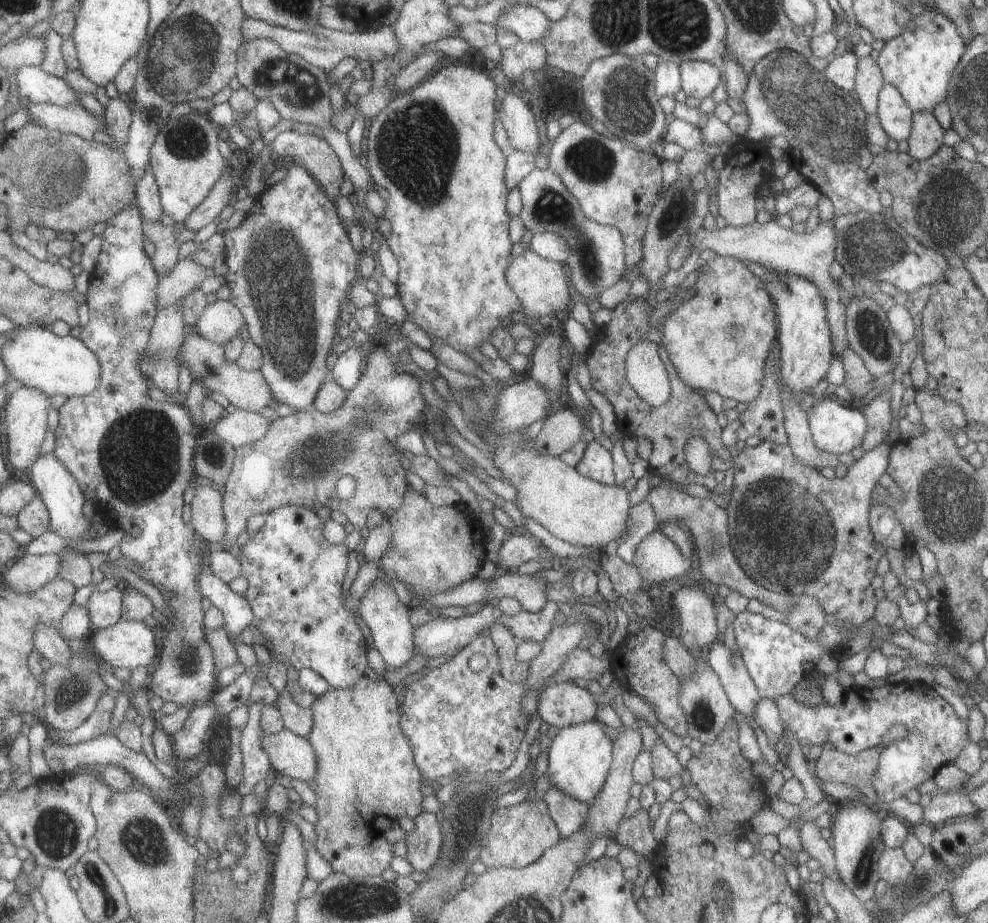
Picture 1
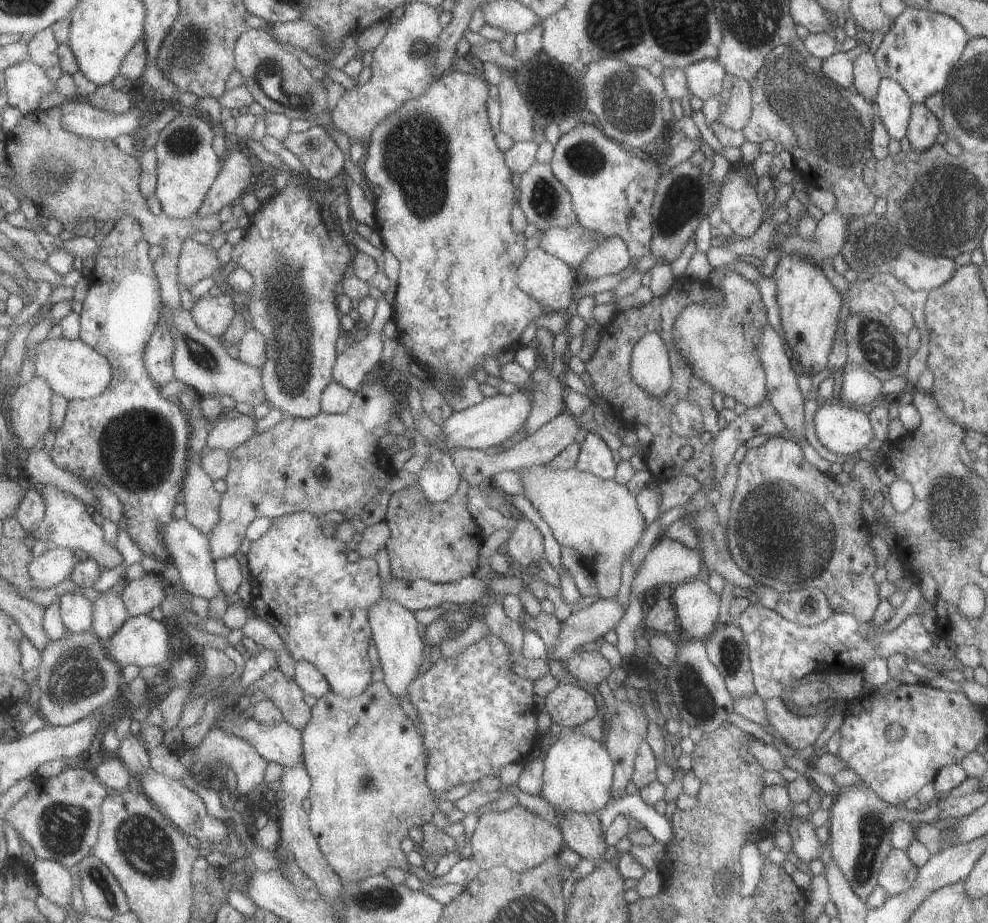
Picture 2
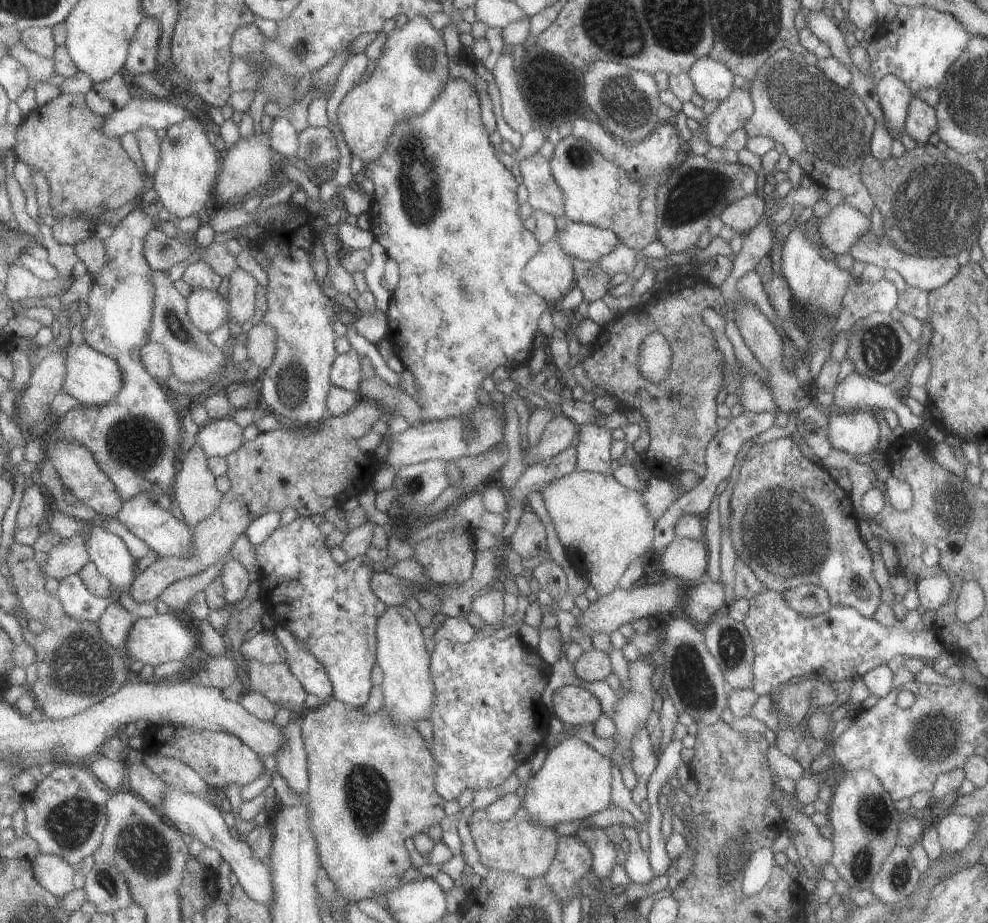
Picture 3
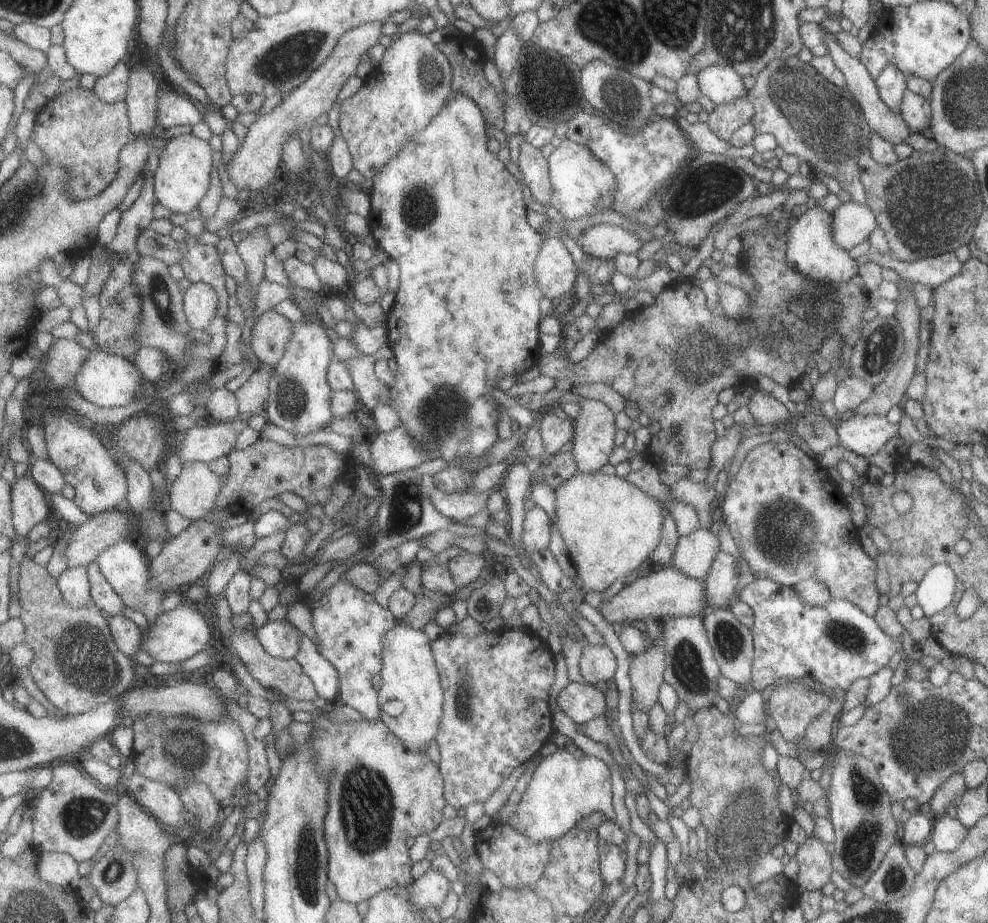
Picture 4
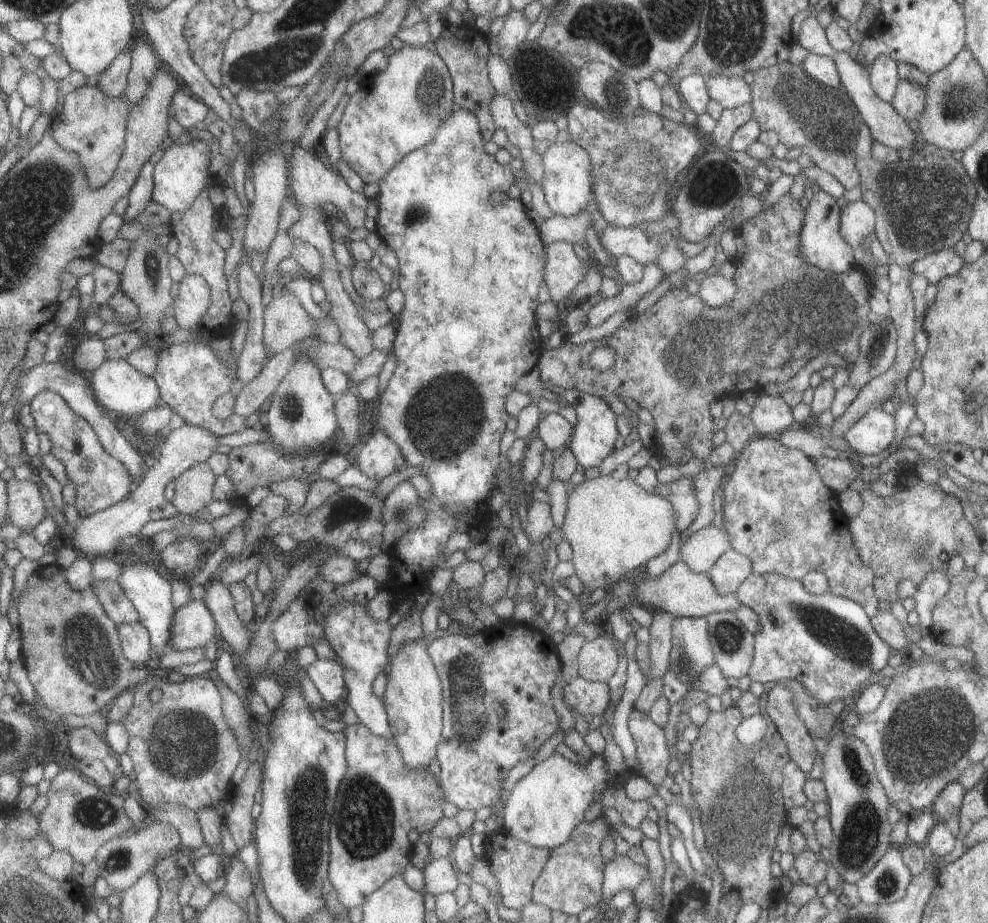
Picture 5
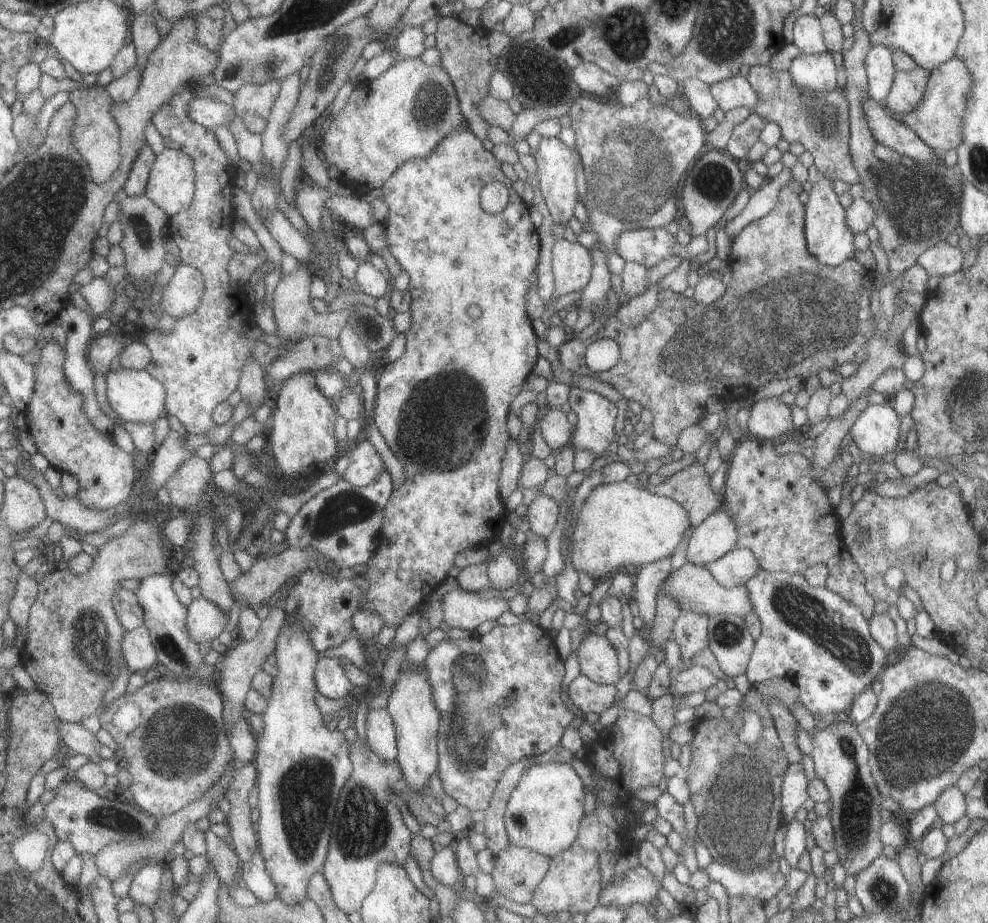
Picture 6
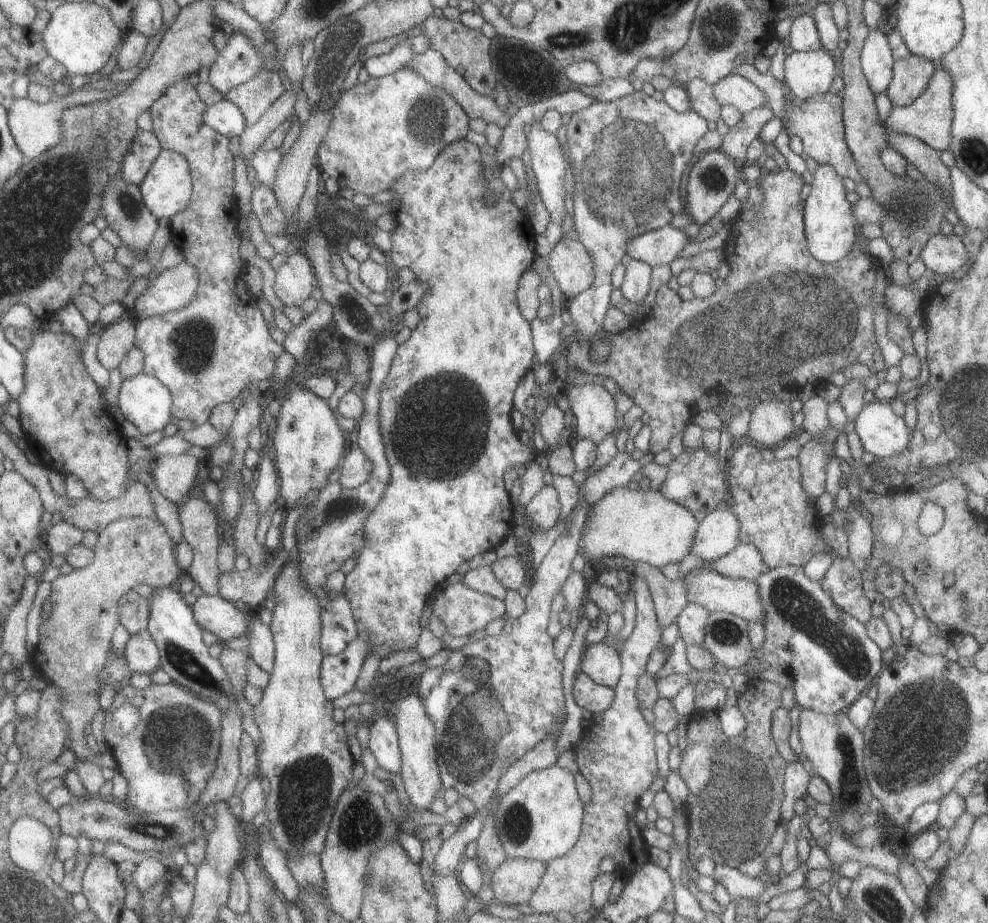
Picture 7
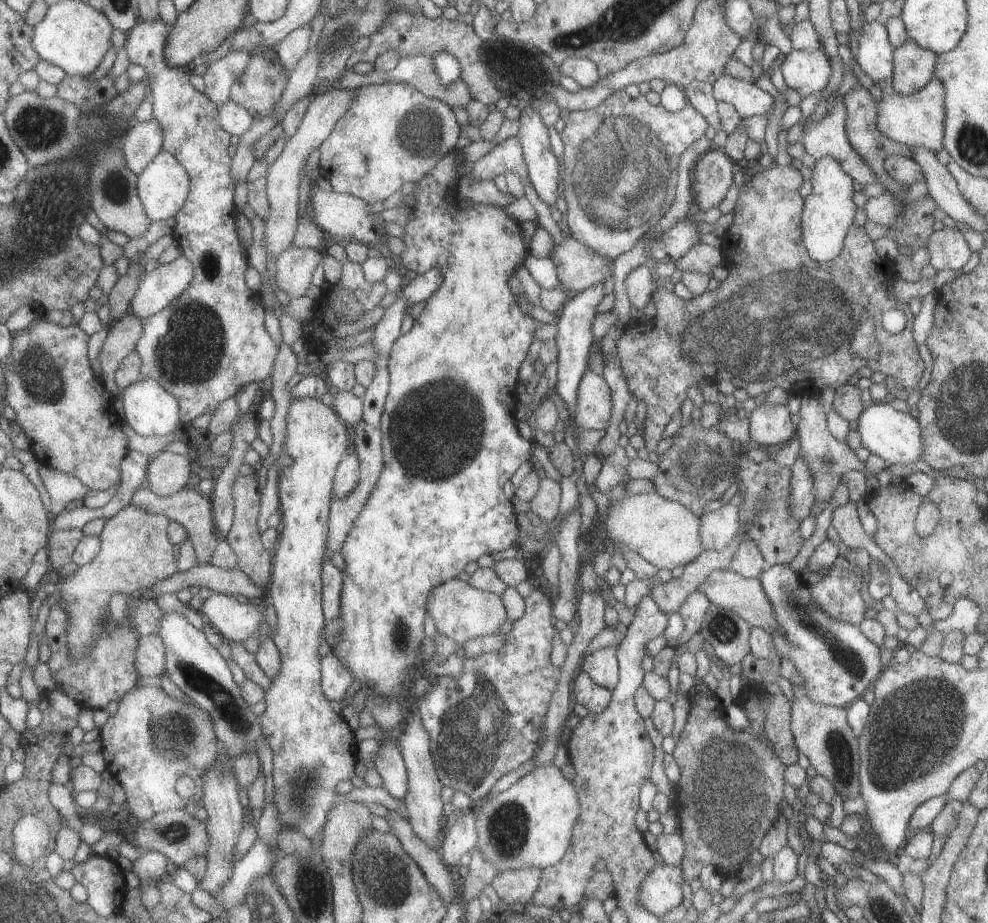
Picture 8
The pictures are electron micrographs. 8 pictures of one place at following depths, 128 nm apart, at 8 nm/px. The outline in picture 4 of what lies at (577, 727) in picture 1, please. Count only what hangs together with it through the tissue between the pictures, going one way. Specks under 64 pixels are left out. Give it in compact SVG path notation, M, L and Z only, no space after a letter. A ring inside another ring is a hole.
M567 749L542 757L527 781L513 814L507 824L529 840L550 841L565 834L575 822L590 812L602 812L614 820L611 809L610 770L601 759L583 754L573 756Z

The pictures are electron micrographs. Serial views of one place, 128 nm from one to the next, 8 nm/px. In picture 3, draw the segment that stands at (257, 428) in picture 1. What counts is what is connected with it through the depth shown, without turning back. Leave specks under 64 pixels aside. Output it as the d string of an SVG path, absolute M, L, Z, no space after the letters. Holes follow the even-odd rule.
M232 418L207 421L195 438L195 444L201 444L205 456L229 457L244 444L244 429Z

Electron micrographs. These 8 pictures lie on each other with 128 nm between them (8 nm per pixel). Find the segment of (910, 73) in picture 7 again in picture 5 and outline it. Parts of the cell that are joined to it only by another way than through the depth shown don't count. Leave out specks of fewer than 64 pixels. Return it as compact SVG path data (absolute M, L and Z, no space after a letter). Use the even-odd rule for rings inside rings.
M899 79L890 105L903 120L915 120L924 109L924 86Z

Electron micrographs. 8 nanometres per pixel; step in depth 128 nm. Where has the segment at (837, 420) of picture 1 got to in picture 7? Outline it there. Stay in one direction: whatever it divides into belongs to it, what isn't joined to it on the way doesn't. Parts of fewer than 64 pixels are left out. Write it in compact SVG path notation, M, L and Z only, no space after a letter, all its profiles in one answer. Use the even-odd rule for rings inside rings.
M873 400L864 404L852 421L863 452L872 456L898 455L910 441L903 419L891 411L889 402Z

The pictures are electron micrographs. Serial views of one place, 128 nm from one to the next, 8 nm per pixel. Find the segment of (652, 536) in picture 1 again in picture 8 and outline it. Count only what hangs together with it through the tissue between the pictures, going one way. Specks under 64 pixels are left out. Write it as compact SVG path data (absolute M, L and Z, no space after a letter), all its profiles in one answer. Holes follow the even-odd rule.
M726 502L717 510L703 513L701 525L698 528L698 537L703 550L721 550L738 534L738 508Z

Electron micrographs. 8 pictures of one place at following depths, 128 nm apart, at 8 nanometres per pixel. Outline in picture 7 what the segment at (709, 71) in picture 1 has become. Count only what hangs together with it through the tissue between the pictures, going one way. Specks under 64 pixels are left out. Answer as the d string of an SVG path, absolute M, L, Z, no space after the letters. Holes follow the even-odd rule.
M731 74L712 84L713 98L720 104L731 105L743 114L764 104L762 92L745 77Z

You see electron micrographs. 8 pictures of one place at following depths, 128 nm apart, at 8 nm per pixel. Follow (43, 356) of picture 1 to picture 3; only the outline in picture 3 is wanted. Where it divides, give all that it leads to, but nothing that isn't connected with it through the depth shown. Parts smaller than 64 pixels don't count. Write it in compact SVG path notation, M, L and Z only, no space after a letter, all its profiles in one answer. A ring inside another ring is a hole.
M85 343L70 344L65 350L65 360L67 360L67 372L65 372L62 390L71 394L73 398L77 398L83 405L91 407L111 404L111 400L115 400L115 396L123 390L125 376L115 358L97 352Z

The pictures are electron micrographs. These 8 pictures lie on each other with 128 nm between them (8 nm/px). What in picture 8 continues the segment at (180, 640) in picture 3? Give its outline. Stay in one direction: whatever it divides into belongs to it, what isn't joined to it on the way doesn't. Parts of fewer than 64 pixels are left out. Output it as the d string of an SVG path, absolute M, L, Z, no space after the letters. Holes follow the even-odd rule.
M213 593L198 613L220 632L223 639L241 643L249 636L258 636L259 626L265 618L265 607L261 600L243 603L233 595Z

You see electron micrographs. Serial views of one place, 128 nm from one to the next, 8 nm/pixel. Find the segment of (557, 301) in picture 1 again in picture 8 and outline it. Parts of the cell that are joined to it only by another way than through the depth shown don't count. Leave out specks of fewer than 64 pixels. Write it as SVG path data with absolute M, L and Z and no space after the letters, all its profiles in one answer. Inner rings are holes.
M565 236L548 257L554 264L560 287L570 295L603 283L610 276L605 259L573 237Z

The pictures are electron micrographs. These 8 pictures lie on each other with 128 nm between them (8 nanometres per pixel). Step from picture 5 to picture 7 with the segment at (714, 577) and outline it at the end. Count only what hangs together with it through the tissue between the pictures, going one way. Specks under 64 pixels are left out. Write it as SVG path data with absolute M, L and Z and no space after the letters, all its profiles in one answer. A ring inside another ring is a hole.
M739 542L726 555L705 563L704 568L730 579L745 579L751 582L768 569L755 546Z

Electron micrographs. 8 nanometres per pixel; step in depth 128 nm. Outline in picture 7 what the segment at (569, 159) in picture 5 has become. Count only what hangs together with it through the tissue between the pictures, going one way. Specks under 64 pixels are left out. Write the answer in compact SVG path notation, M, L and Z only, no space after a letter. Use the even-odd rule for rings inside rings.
M533 121L529 126L529 134L526 138L526 150L530 156L529 166L537 183L538 197L541 204L545 206L549 213L549 222L545 230L536 236L536 251L540 257L546 257L553 245L562 237L561 235L561 220L566 214L565 206L563 205L563 196L566 192L563 188L563 178L565 172L565 160L563 159L560 144L557 143L555 134L545 132L538 121Z

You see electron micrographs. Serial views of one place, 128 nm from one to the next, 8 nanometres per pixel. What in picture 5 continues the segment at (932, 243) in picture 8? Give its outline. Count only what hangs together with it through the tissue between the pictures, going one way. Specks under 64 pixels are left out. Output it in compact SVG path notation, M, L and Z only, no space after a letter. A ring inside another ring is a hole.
M949 247L923 256L911 263L909 268L911 273L921 275L927 282L935 285L942 278L955 274L963 263L963 259L953 251L953 247Z

